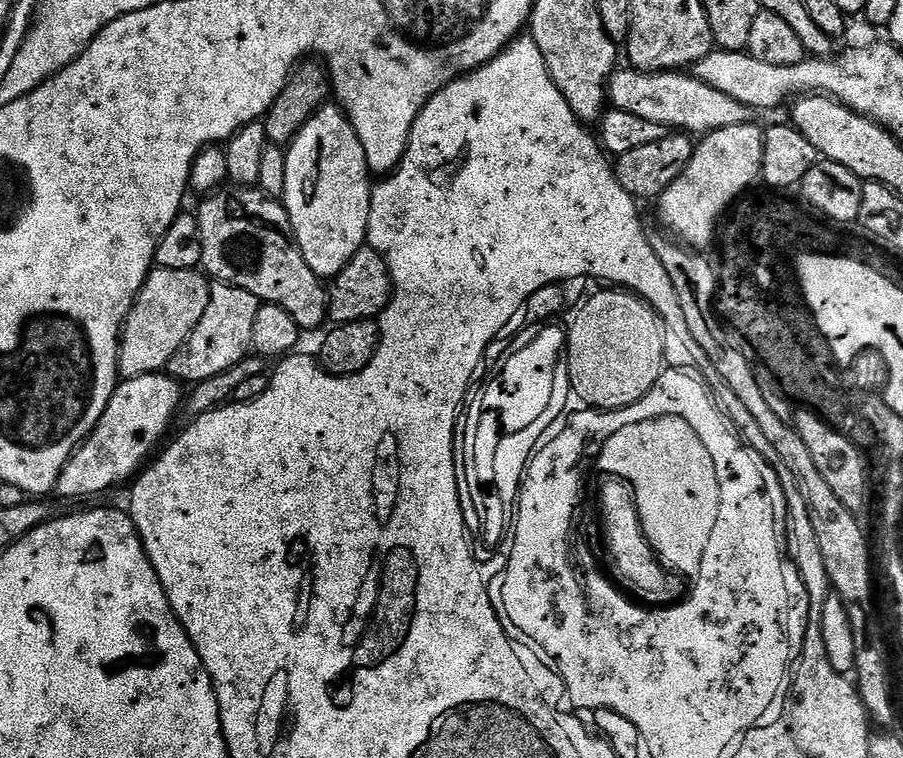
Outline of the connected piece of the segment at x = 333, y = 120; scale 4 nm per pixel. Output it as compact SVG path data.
M325 103L287 145L286 190L282 197L302 258L314 274L334 278L357 250L365 247L373 187L366 150L358 142L352 121L343 108Z

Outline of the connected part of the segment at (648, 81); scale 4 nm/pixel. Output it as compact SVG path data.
M631 66L621 67L613 72L608 82L608 99L617 112L638 114L638 118L658 122L658 126L666 130L683 130L688 134L707 134L722 130L722 126L747 124L754 115L752 108L730 98L730 94L722 94L722 90L716 90L695 74L684 70L639 72Z

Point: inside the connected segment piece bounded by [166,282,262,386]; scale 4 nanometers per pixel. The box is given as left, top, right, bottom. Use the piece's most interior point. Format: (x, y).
(223, 337)

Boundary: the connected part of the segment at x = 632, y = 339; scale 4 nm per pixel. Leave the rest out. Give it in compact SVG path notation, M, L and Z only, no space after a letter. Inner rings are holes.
M616 294L598 296L578 318L572 336L572 378L578 392L590 402L617 410L643 405L646 394L653 391L662 367L661 357L652 356L652 352L659 353L666 342L666 337L660 336L659 319L657 313L650 314L639 301Z

